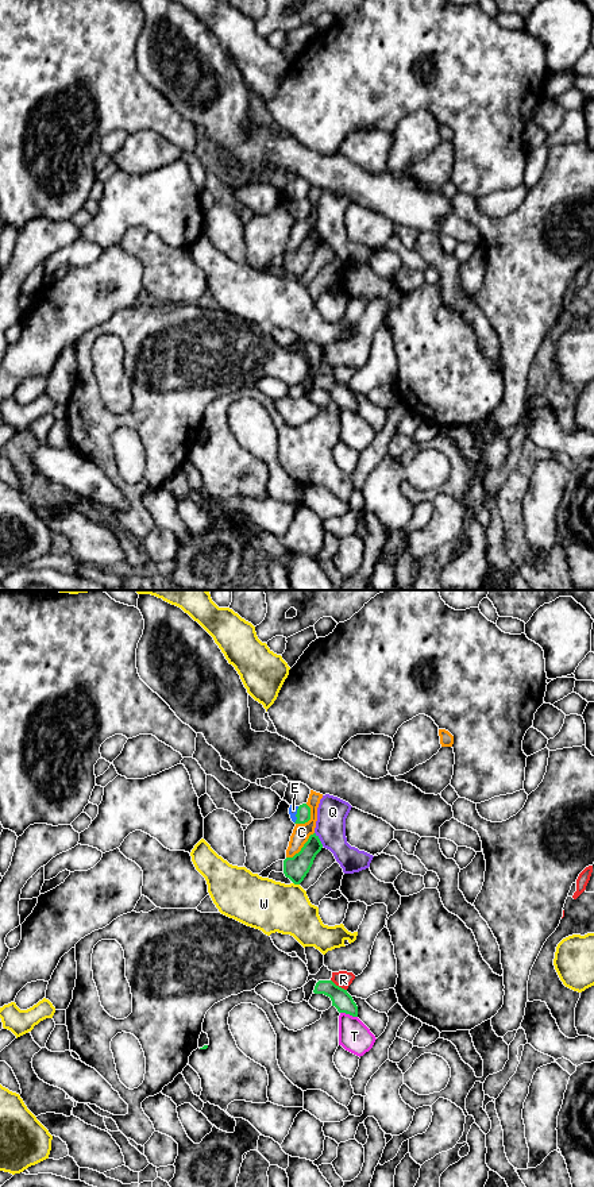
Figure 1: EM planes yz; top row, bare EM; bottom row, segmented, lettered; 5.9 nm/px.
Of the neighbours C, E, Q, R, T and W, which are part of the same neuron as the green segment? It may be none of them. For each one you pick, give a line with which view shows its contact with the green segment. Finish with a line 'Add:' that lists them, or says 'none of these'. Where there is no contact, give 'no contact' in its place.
E: contact in yz
Add: E

